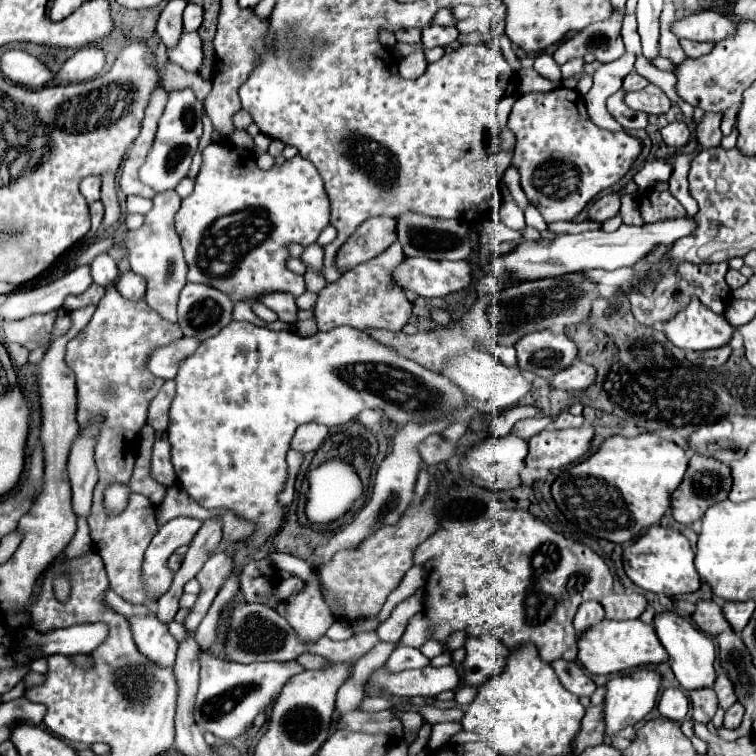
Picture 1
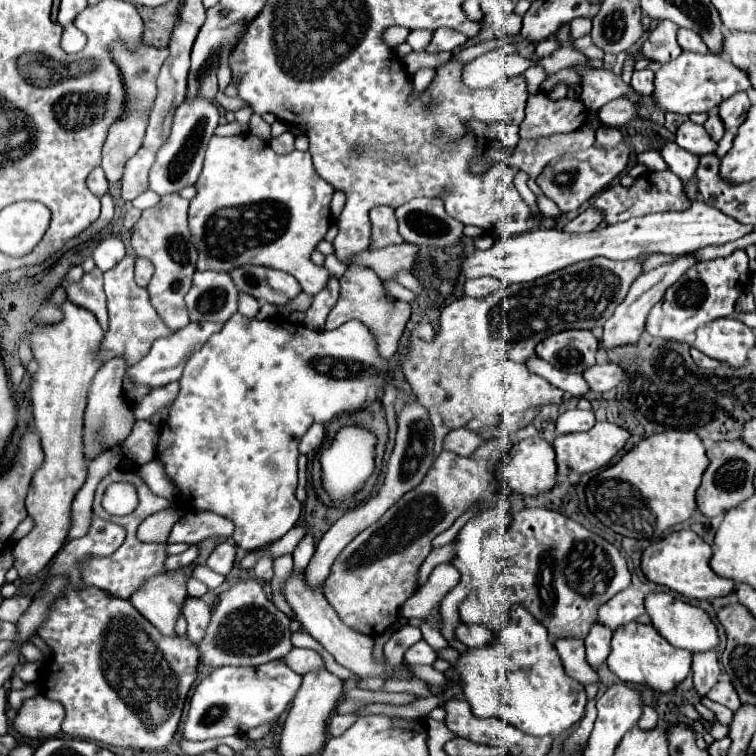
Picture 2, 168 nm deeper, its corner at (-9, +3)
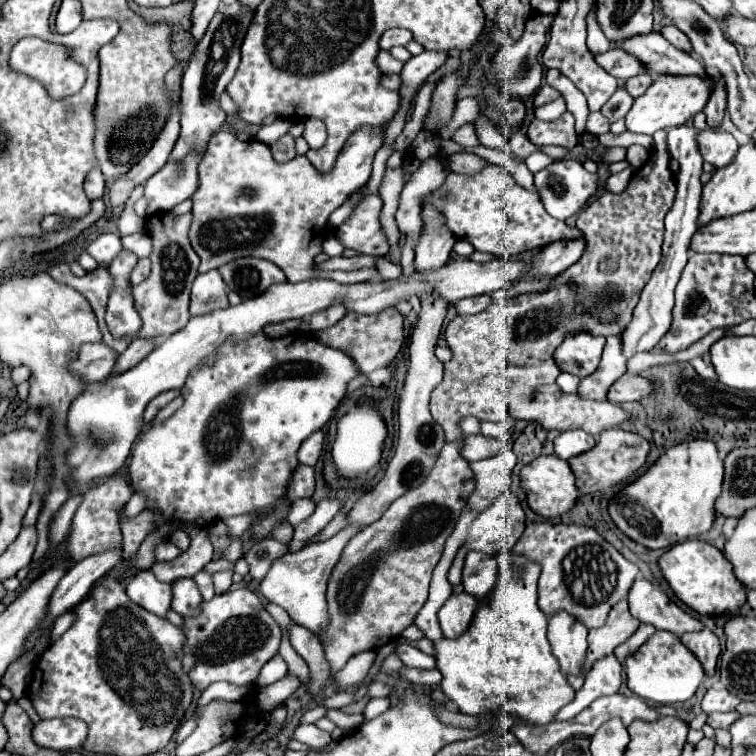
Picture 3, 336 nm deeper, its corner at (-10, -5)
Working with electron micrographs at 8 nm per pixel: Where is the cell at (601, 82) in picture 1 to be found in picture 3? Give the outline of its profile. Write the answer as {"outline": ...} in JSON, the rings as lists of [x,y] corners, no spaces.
{"outline":[[[634,144],[627,148],[626,160],[630,163],[631,167],[638,170],[642,167],[648,159],[649,151],[641,145]]]}

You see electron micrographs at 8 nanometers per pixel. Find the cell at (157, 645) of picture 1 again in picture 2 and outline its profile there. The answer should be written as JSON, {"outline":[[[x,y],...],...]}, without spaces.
{"outline":[[[190,563],[176,571],[154,575],[130,597],[130,603],[164,635],[174,635],[174,625],[186,599],[186,583],[194,569],[196,563]]]}

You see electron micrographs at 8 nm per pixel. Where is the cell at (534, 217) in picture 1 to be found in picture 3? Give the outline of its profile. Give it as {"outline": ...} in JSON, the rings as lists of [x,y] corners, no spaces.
{"outline":[[[537,151],[532,153],[529,157],[525,159],[525,163],[530,170],[534,174],[539,172],[540,170],[547,167],[549,164],[553,163],[554,159],[546,156],[544,153]]]}

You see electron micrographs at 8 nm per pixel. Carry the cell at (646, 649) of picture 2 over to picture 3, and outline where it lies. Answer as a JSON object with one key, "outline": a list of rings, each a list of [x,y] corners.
{"outline":[[[655,631],[633,655],[625,657],[623,667],[627,673],[627,687],[641,699],[653,701],[657,705],[687,701],[695,695],[705,675],[697,657],[681,643],[681,639],[667,631]]]}

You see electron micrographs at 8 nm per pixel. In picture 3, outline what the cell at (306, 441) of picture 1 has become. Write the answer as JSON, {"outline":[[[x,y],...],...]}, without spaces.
{"outline":[[[315,431],[309,439],[303,441],[299,449],[299,463],[303,465],[315,465],[323,449],[323,431]]]}

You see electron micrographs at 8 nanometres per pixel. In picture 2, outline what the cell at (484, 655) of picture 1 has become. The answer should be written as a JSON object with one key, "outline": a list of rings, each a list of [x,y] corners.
{"outline":[[[458,623],[454,629],[454,635],[458,641],[462,641],[466,647],[482,647],[494,639],[494,633],[484,627],[484,625],[468,625],[468,623]]]}

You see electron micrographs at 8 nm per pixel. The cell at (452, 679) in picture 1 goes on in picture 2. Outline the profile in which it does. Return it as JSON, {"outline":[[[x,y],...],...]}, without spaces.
{"outline":[[[292,569],[292,573],[286,577],[286,581],[280,587],[284,599],[288,601],[290,609],[294,611],[296,621],[306,627],[306,631],[322,643],[322,647],[346,669],[350,669],[354,675],[358,675],[360,679],[364,677],[392,677],[396,673],[396,669],[386,669],[386,663],[374,663],[372,657],[372,649],[374,649],[374,639],[370,639],[368,635],[362,635],[358,631],[352,631],[350,627],[346,627],[340,617],[336,615],[336,611],[330,607],[330,603],[326,601],[322,587],[310,587],[310,583],[306,583],[306,571],[296,571]]]}

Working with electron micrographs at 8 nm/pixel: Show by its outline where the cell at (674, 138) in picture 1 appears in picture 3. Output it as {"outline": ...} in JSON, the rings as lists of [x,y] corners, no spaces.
{"outline":[[[703,131],[703,135],[699,135],[699,153],[717,169],[731,163],[737,147],[737,139],[727,131]]]}

